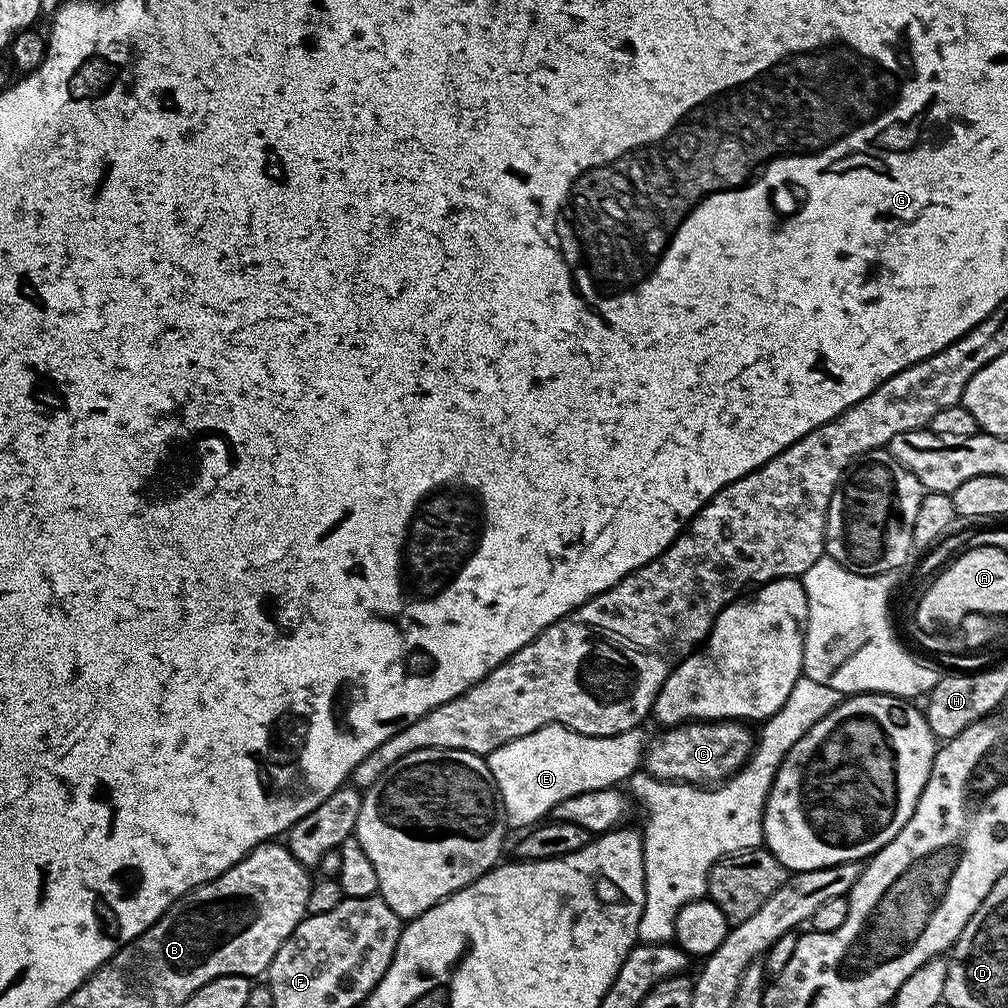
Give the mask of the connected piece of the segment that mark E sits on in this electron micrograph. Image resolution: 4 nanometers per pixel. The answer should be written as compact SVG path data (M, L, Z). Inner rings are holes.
M547 724L545 728L539 728L522 738L514 738L498 746L498 750L488 753L486 759L504 803L507 827L531 829L541 823L551 813L552 808L558 806L558 802L566 802L566 798L574 798L574 794L586 794L586 790L602 790L623 785L628 777L637 772L644 759L646 739L644 740L642 733L640 728L632 728L629 732L613 736L587 736L570 730L564 724Z

